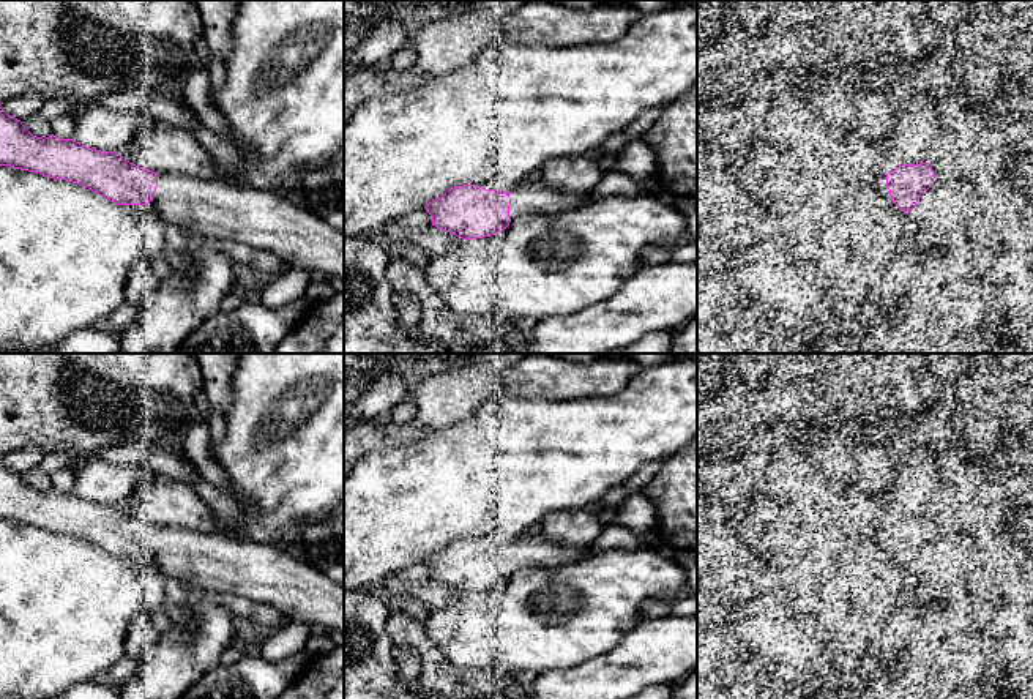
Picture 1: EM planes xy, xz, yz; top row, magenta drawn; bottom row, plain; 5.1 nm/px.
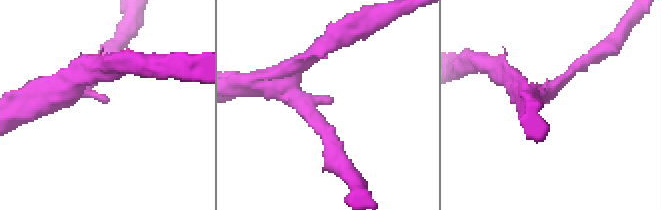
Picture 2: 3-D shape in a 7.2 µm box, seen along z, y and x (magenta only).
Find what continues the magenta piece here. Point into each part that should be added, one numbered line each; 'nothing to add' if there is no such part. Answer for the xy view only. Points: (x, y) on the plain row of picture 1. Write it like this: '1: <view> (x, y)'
1: xy (265, 573)

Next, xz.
1: xz (529, 551)

